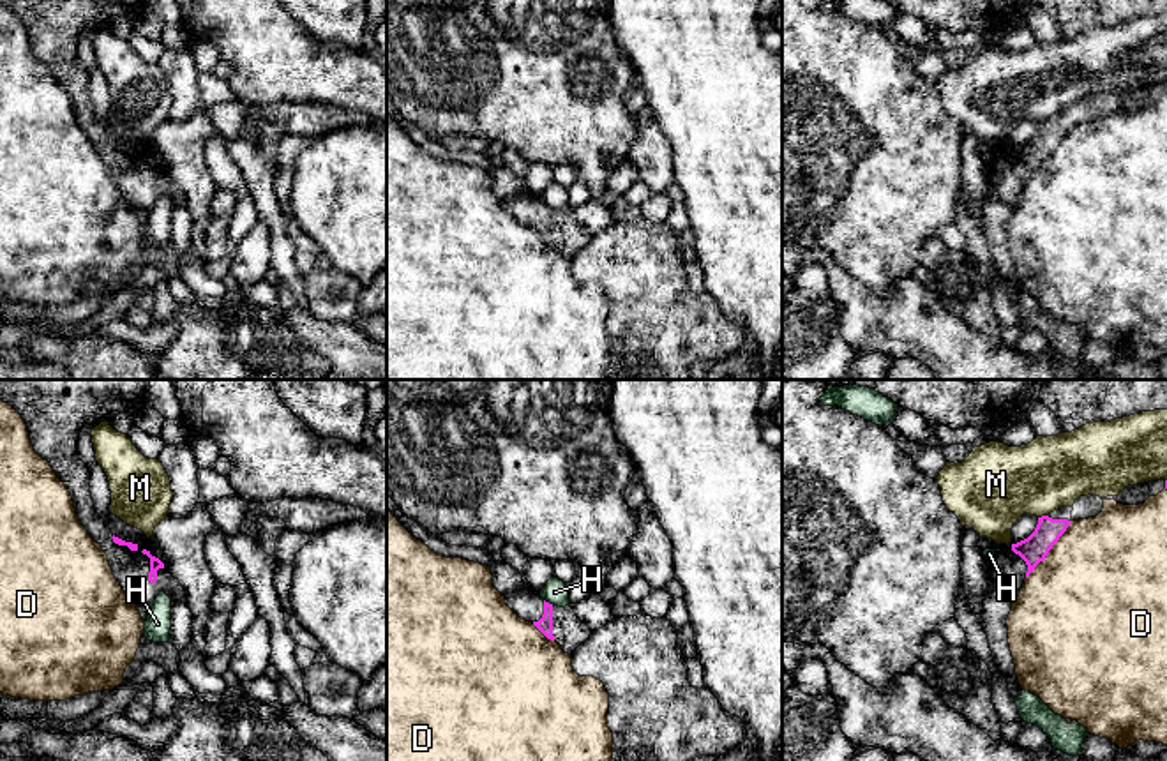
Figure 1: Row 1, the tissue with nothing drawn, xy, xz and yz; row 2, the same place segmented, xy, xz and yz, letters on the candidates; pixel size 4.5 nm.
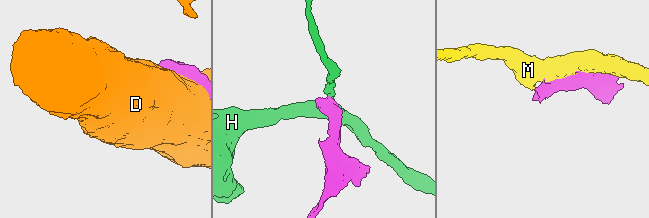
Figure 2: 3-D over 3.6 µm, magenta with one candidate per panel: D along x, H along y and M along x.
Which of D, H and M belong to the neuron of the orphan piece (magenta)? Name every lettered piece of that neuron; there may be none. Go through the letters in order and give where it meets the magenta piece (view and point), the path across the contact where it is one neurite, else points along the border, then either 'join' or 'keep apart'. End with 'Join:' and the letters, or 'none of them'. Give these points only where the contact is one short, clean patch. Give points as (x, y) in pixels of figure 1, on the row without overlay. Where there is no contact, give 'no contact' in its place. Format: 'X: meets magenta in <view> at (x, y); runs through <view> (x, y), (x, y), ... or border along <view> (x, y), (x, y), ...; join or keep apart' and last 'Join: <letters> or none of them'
D: meets magenta in yz at (1051, 152); keep apart
H: meets magenta in xz at (548, 207); border along xz (544, 203), (553, 209); keep apart
M: meets magenta in yz at (1042, 120); keep apart
Join: none of them

